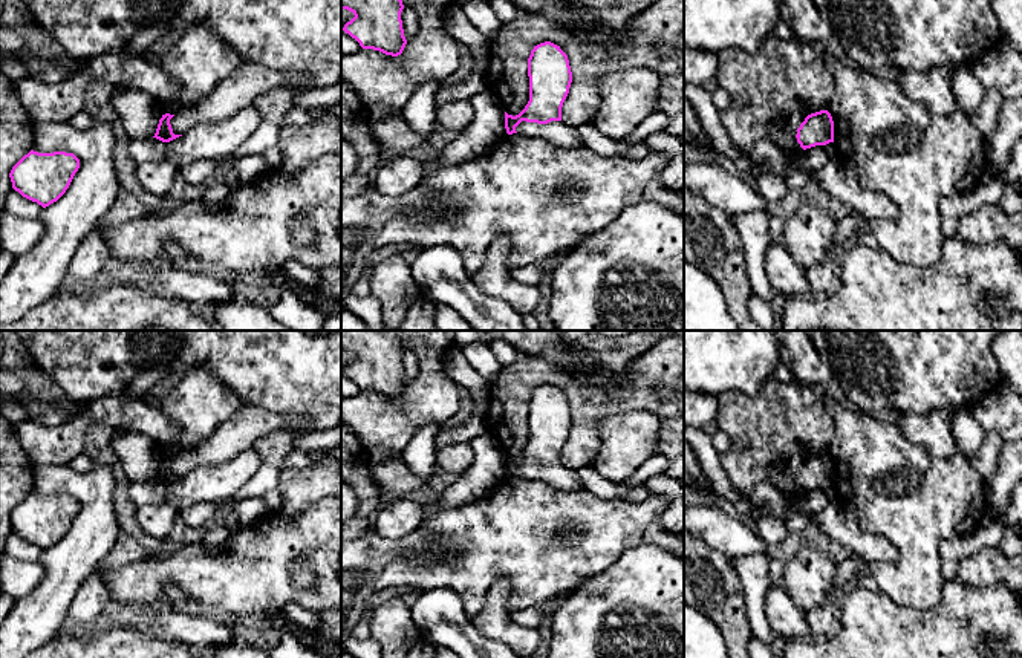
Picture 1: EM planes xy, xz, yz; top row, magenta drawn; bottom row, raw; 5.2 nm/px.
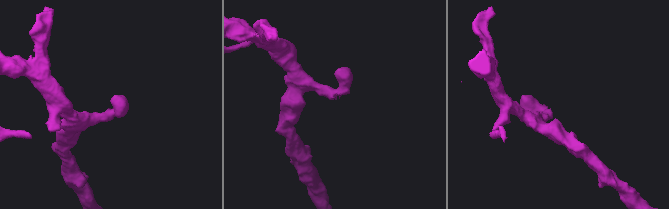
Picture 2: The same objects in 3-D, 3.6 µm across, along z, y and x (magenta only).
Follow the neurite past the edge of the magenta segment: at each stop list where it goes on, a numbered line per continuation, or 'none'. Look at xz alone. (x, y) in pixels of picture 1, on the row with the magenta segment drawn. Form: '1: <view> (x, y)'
1: xz (557, 132)

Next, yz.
none

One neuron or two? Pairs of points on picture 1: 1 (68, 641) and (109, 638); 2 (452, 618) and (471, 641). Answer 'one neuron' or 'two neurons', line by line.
1: one neuron
2: one neuron

